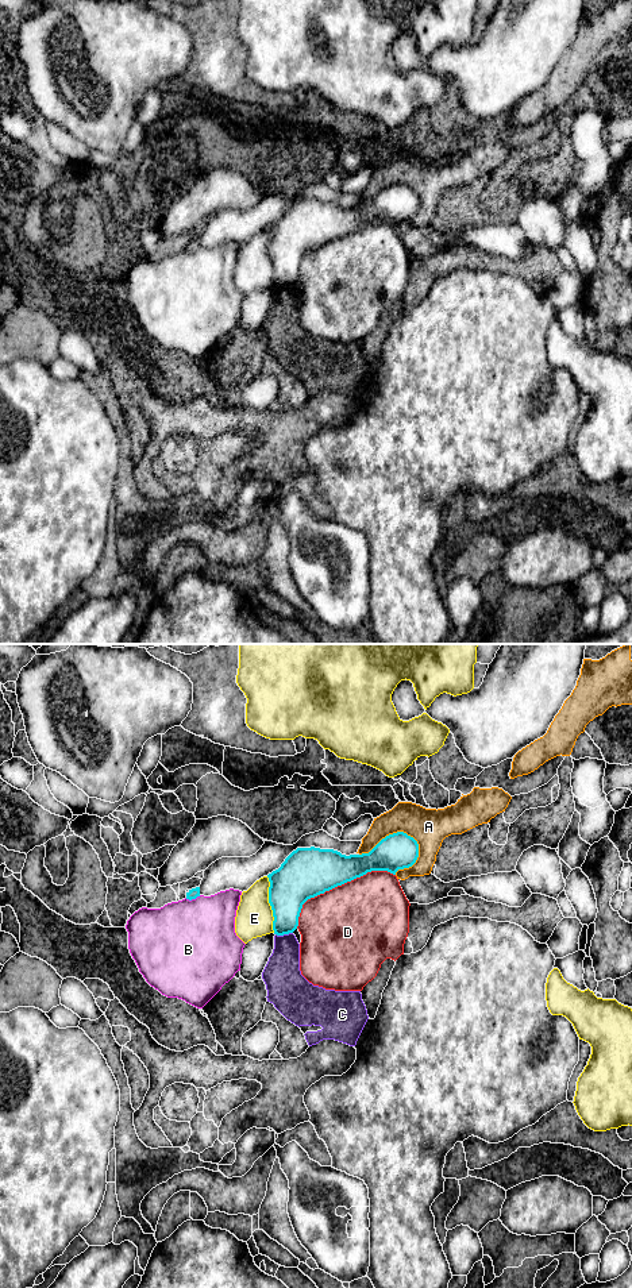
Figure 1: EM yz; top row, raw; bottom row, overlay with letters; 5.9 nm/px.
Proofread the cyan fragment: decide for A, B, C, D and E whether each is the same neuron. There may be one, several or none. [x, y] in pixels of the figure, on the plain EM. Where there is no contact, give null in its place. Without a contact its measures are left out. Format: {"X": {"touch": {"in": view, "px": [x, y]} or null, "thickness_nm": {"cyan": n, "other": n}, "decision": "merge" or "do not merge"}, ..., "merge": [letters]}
{"A": {"touch": {"in": "yz", "px": [389, 186]}, "thickness_nm": {"cyan": 220, "other": 220}, "decision": "do not merge"}, "B": {"touch": {"in": "yz", "px": [192, 250]}, "thickness_nm": {"cyan": 60, "other": 480}, "decision": "do not merge"}, "C": {"touch": {"in": "yz", "px": [284, 285]}, "thickness_nm": {"cyan": 240, "other": 220}, "decision": "do not merge"}, "D": {"touch": {"in": "yz", "px": [336, 238]}, "thickness_nm": {"cyan": 300, "other": 500}, "decision": "do not merge"}, "E": {"touch": {"in": "yz", "px": [270, 257]}, "thickness_nm": {"cyan": 280, "other": 220}, "decision": "do not merge"}, "merge": []}

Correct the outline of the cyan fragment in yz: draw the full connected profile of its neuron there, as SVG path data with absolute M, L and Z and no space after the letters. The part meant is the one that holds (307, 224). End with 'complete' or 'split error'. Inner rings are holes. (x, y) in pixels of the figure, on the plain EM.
M397 184L382 190L369 205L342 207L334 201L297 200L293 203L281 219L267 227L269 255L273 262L273 282L277 288L293 285L298 278L298 269L302 257L325 243L361 230L371 223L388 223L393 227L398 221L412 219L419 209L417 193L404 184Z; complete

